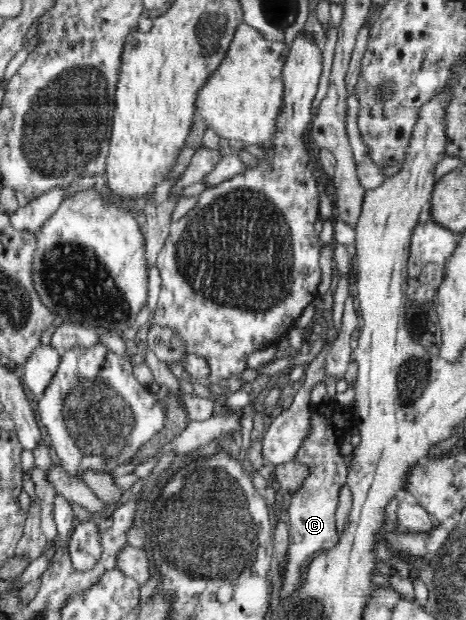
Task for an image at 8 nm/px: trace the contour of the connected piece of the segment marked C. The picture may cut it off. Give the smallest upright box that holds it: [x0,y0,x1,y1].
[281,405,353,597]

